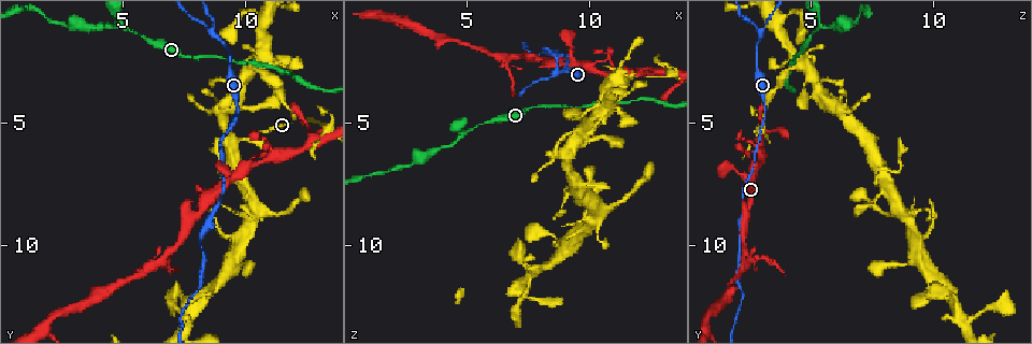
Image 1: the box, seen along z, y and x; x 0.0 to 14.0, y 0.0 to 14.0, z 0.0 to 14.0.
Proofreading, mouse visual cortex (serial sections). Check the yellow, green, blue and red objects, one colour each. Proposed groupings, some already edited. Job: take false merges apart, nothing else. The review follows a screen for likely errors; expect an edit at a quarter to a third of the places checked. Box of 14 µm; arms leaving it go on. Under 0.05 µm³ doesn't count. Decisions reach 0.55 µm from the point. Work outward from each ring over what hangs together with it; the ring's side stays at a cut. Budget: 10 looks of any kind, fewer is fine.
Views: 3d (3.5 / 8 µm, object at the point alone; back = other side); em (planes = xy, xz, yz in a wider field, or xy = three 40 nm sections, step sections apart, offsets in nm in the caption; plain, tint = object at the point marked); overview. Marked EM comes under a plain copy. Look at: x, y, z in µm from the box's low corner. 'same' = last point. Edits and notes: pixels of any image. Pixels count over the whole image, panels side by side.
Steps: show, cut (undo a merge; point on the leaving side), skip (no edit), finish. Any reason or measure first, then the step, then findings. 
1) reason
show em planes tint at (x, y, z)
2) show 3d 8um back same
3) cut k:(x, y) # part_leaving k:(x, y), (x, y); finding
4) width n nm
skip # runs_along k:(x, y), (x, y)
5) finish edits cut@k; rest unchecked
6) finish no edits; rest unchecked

side arm on a straight run
show 3d 3.5um at (8.6, 1.4, 3.0)

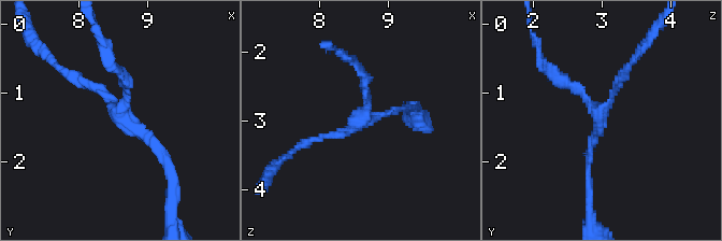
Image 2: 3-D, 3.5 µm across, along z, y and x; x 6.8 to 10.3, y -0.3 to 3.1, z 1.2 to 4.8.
arms 3; arm_widths 100, 100, 150 nm; now the EM
show em planes tint at (8.60, 1.35, 3.00)

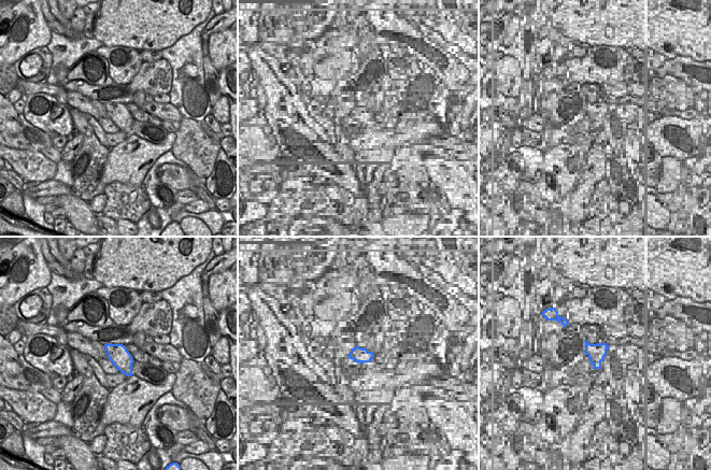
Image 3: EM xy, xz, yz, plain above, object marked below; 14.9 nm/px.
skip # runs_along 2:(171, 168), (101, 91), (68, 75); all the same cell

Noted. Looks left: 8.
thick turns thin
show 3d 8um at (12.9, 5.0, 3.2)

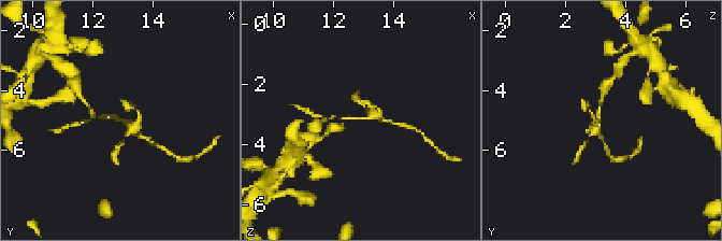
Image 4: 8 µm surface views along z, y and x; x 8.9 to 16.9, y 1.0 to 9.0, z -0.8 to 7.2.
show 3d 3.5um at (12.9, 4.9, 3.1)

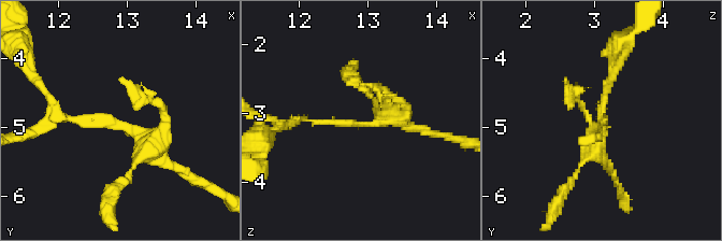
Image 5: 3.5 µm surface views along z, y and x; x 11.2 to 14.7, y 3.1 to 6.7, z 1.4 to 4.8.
now the EM
show em xy step 5 tint at (12.85, 4.95, 3.10)

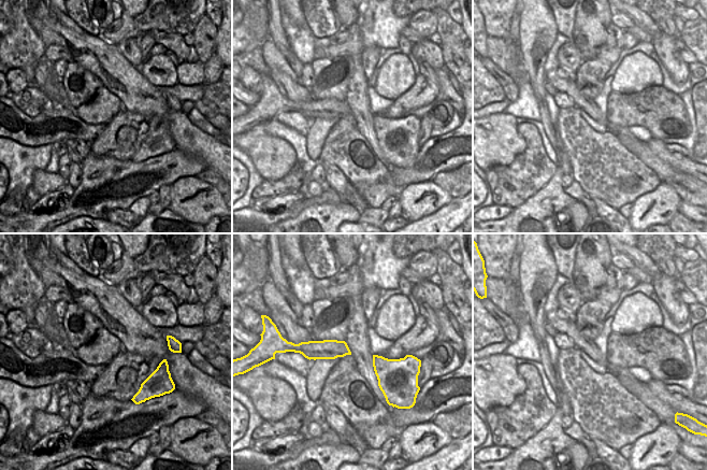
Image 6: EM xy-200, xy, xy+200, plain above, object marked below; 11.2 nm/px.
width 220 nm
skip # runs_along 5:(53, 125), (102, 115), (156, 141), (165, 118); all the same cell

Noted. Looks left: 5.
calibre changes
show 3d 8um back at (9.0, 8.1, 2.3)

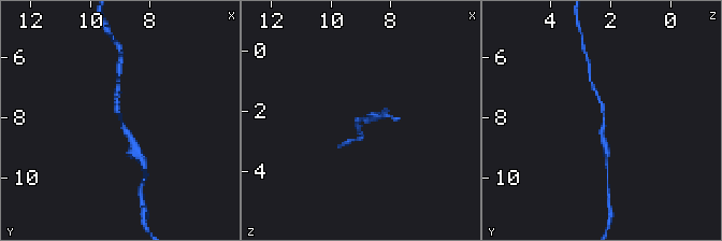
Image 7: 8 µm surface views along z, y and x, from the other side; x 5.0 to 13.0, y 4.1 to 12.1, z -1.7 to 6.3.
arm_widths 150, 200 nm; now the EM
show em xy step 1 tint at (9.1, 8.1, 2.3)

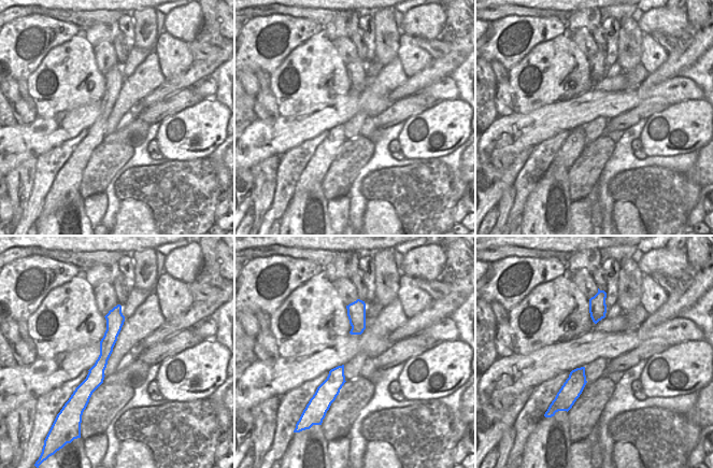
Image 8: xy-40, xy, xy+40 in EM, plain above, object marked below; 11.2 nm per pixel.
skip # runs_along 7:(117, 89), (118, 119), (131, 144); continuous, no second cell

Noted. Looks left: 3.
show 3d 3.5um at (6.6, 10.7, 2.4)

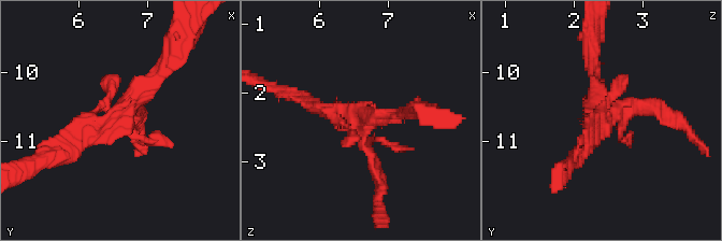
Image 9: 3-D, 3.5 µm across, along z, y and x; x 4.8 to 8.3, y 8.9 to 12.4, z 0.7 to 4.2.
show em xy step 1 tint at (6.55, 10.65, 2.40)

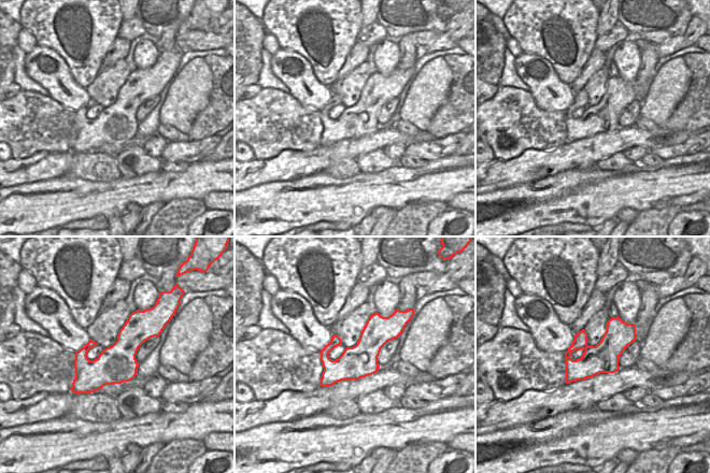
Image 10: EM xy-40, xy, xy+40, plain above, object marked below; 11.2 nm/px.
skip # runs_along 10:(395, 333), (382, 333), (323, 383); continuous, no second cell

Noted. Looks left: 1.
finish no edits; rest unchecked

